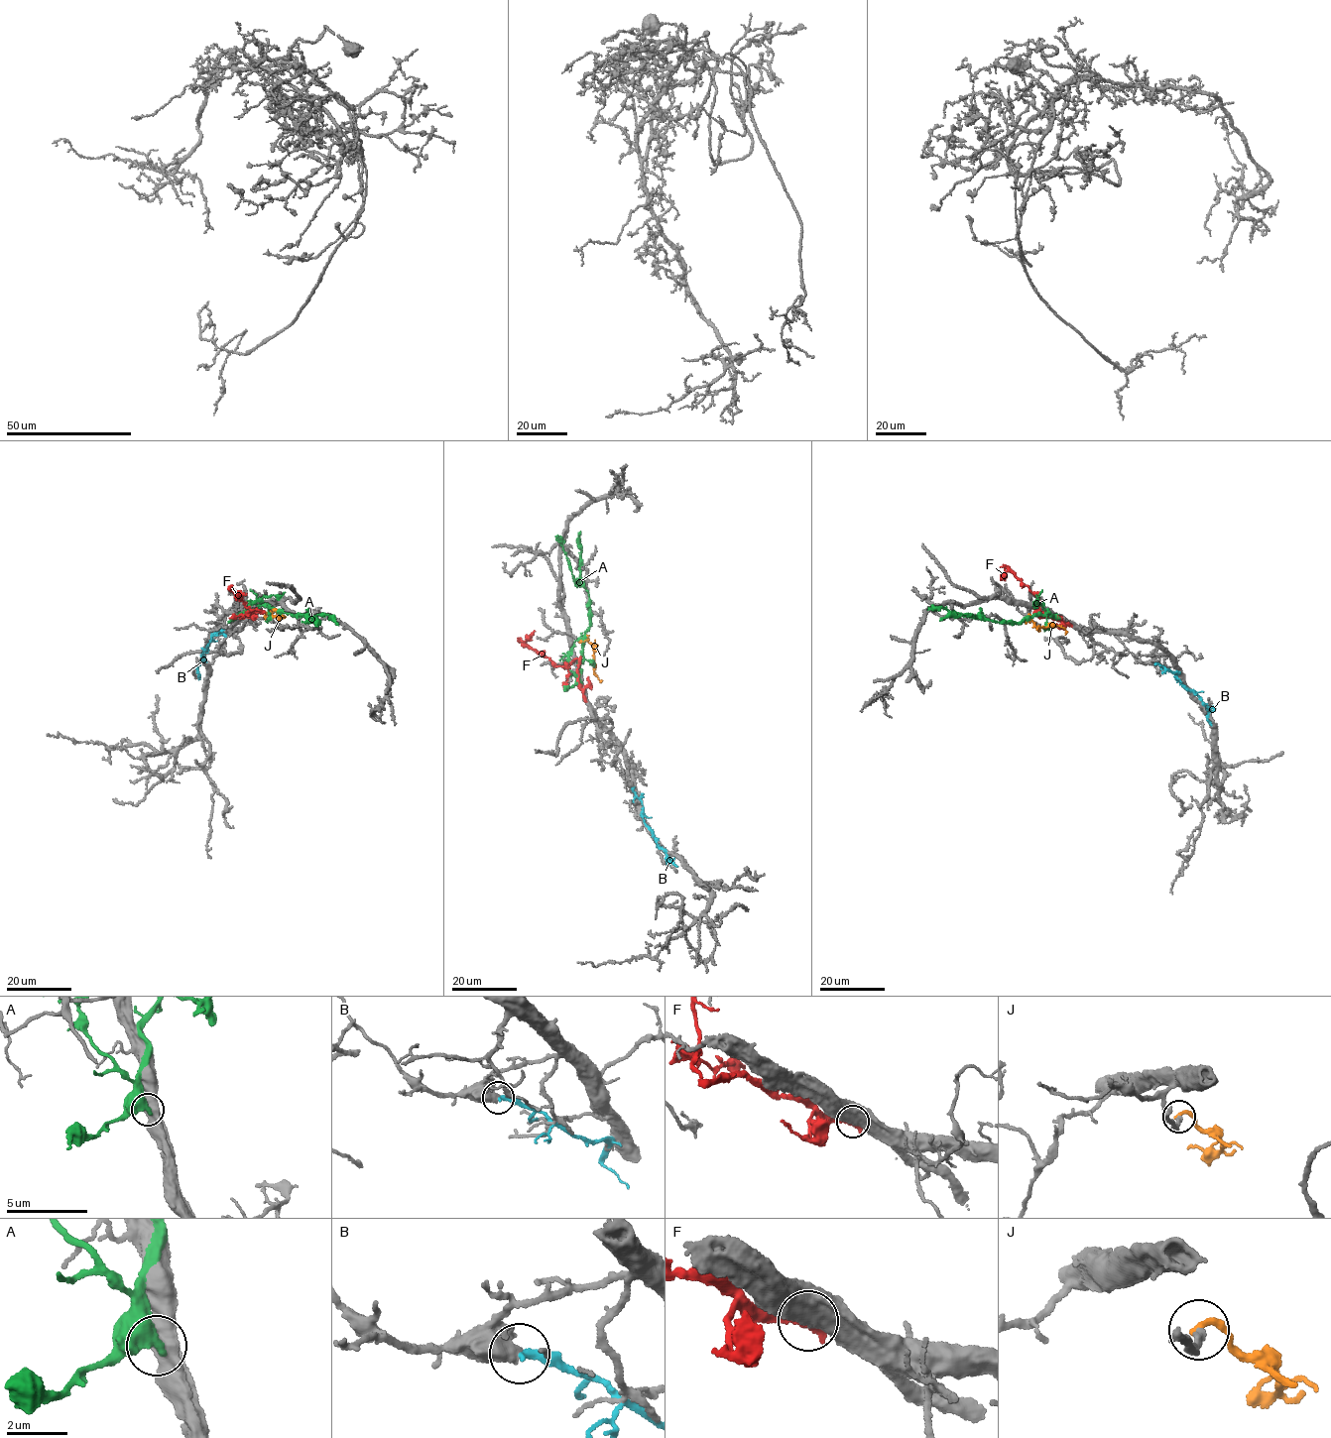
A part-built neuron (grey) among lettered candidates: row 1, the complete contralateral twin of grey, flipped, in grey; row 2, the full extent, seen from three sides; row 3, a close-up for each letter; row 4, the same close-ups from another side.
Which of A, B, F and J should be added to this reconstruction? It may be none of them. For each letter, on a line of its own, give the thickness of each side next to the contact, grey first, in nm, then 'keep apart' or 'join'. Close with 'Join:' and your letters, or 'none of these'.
A: calibres 900 and 550 nm; keep apart
B: calibres 650 and 320 nm; keep apart
F: calibres 800 and 480 nm; keep apart
J: calibres 280 and 260 nm; keep apart
Join: none of these

